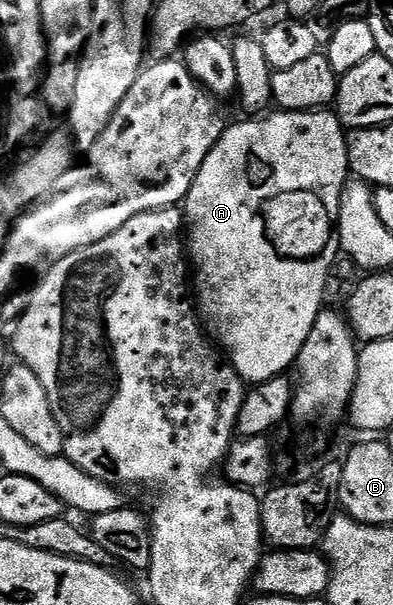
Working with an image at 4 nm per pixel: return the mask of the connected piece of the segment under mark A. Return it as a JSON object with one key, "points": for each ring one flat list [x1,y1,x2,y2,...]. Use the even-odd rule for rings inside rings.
{"points":[[328,109,287,110,276,113,245,120,249,122,237,122,234,126,226,125,221,131,221,138,211,148,207,160,203,160,183,203,183,218,187,223,187,250,195,267,195,302,199,307,200,321,246,384,282,377,286,373,285,369,288,366,290,369,296,363,299,352,307,340,307,332,311,332,318,312,323,309,324,302,321,301,325,298,325,285,329,282,329,273,337,262,337,254,339,258,342,253,341,198,345,195,345,183,351,174,347,130,342,126,336,113]]}

